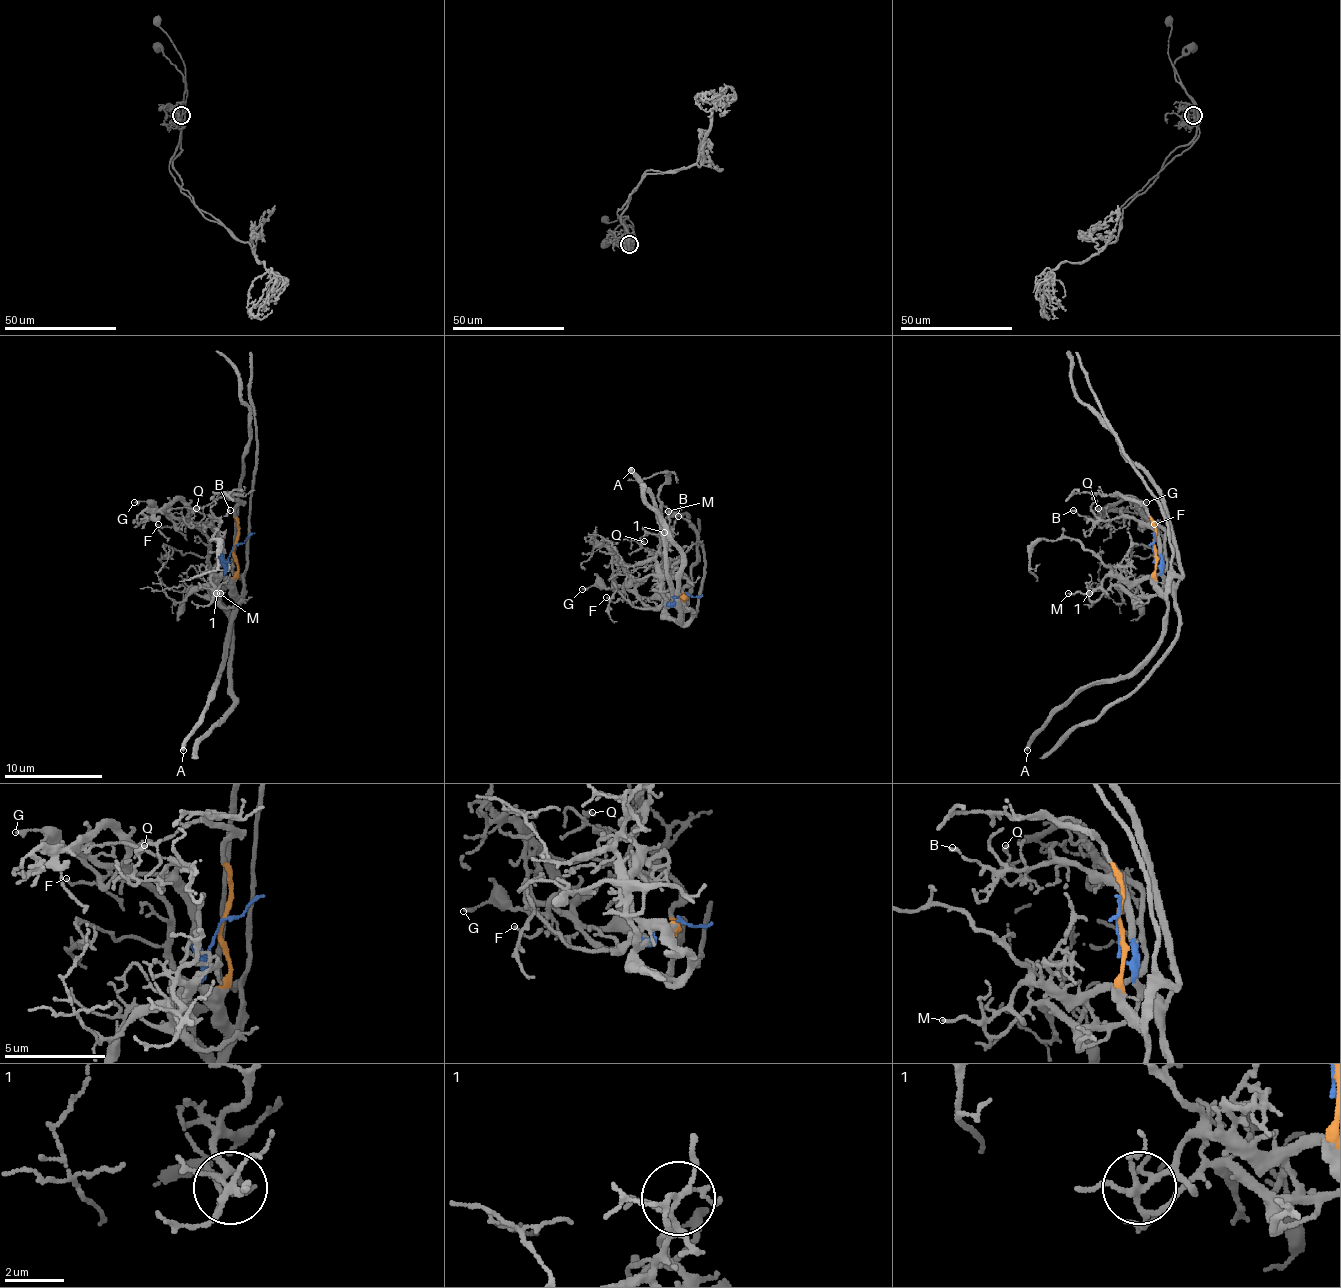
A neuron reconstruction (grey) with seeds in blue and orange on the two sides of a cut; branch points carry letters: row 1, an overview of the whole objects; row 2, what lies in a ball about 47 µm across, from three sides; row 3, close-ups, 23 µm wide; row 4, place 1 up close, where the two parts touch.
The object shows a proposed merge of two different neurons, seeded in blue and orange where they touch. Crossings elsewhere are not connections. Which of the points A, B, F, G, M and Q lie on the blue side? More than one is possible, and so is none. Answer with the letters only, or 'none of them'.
B, Q

